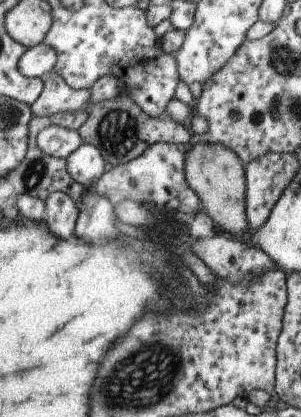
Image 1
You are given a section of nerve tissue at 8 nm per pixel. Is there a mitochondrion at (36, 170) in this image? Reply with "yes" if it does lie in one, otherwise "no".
yes

